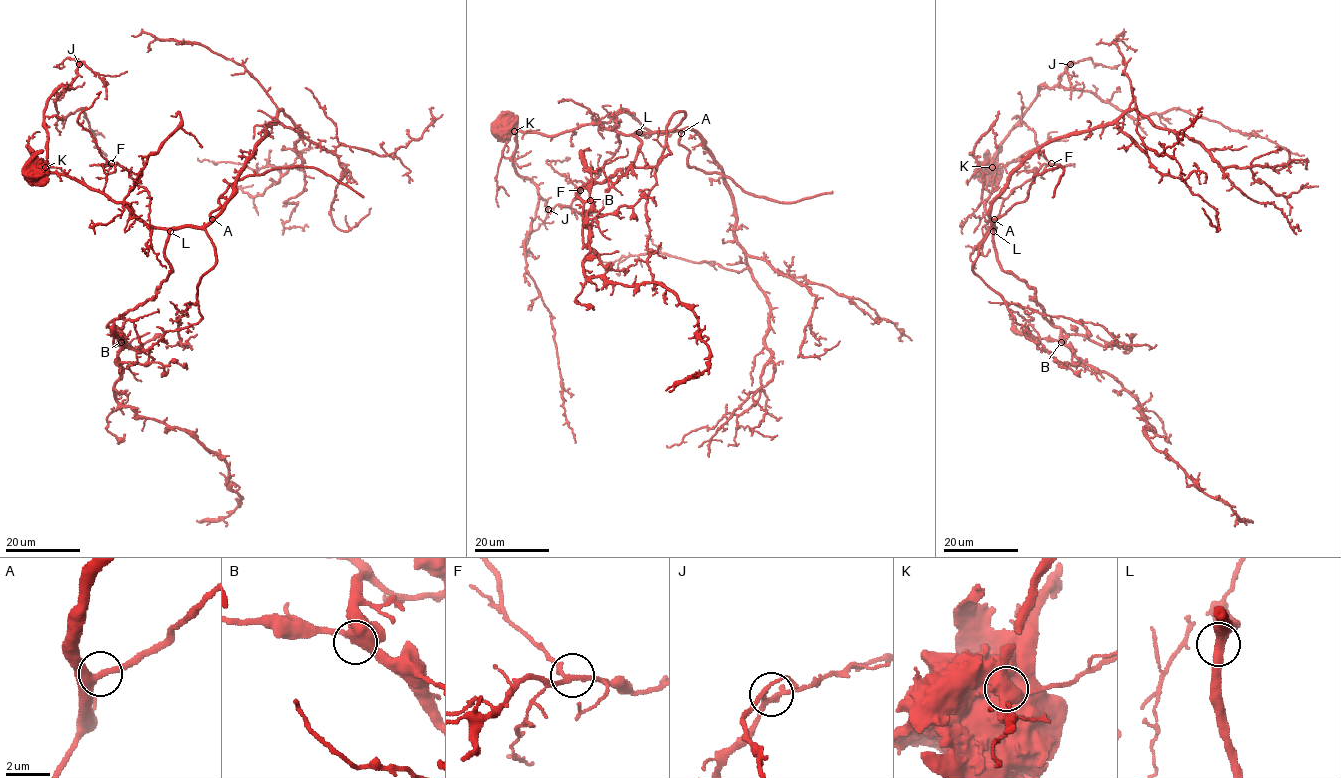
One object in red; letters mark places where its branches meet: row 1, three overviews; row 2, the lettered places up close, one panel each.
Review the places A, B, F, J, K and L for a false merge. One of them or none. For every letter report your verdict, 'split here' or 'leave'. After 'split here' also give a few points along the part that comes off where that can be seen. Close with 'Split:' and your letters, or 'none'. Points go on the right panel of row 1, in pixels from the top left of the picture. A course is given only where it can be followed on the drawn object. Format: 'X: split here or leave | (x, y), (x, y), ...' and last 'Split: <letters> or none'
A: leave
B: leave
F: leave
J: leave
K: split here | (992, 167), (992, 161), (1001, 146)
L: leave
Split: K

